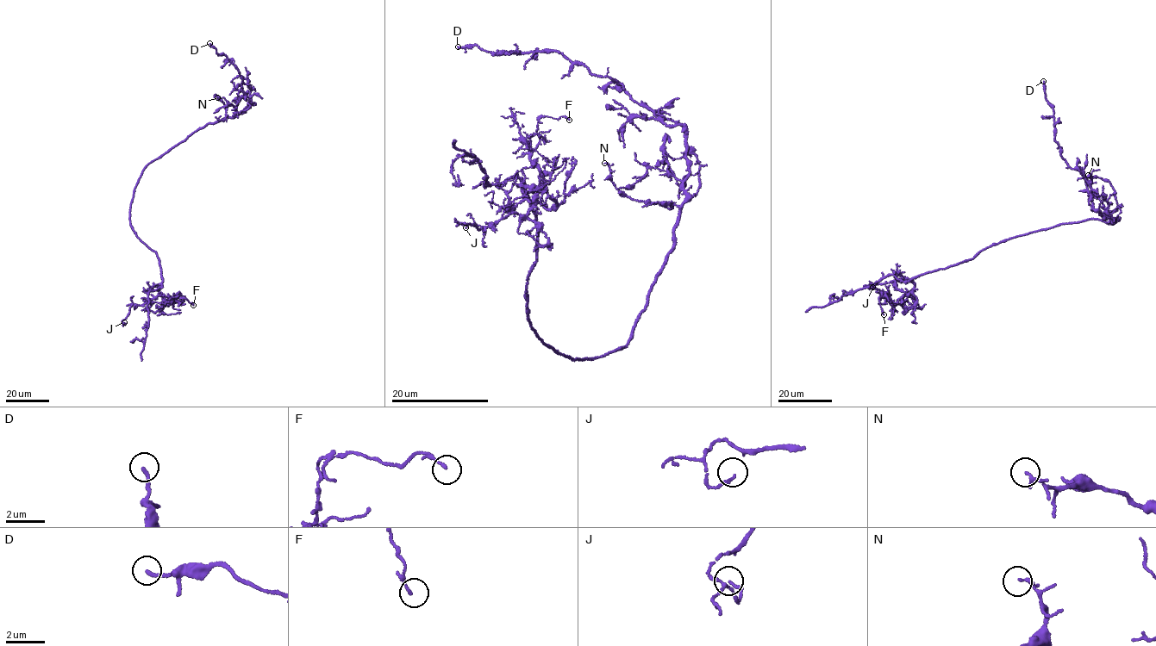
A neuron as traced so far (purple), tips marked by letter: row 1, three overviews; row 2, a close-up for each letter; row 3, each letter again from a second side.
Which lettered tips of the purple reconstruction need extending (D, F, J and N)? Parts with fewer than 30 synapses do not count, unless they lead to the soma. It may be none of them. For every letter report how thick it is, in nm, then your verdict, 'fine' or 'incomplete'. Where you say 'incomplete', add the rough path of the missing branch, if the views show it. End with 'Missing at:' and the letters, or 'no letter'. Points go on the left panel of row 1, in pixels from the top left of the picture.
D: 170 nm thick; fine
F: 80 nm thick; fine
J: 130 nm thick; fine
N: 120 nm thick; fine
Missing at: no letter

